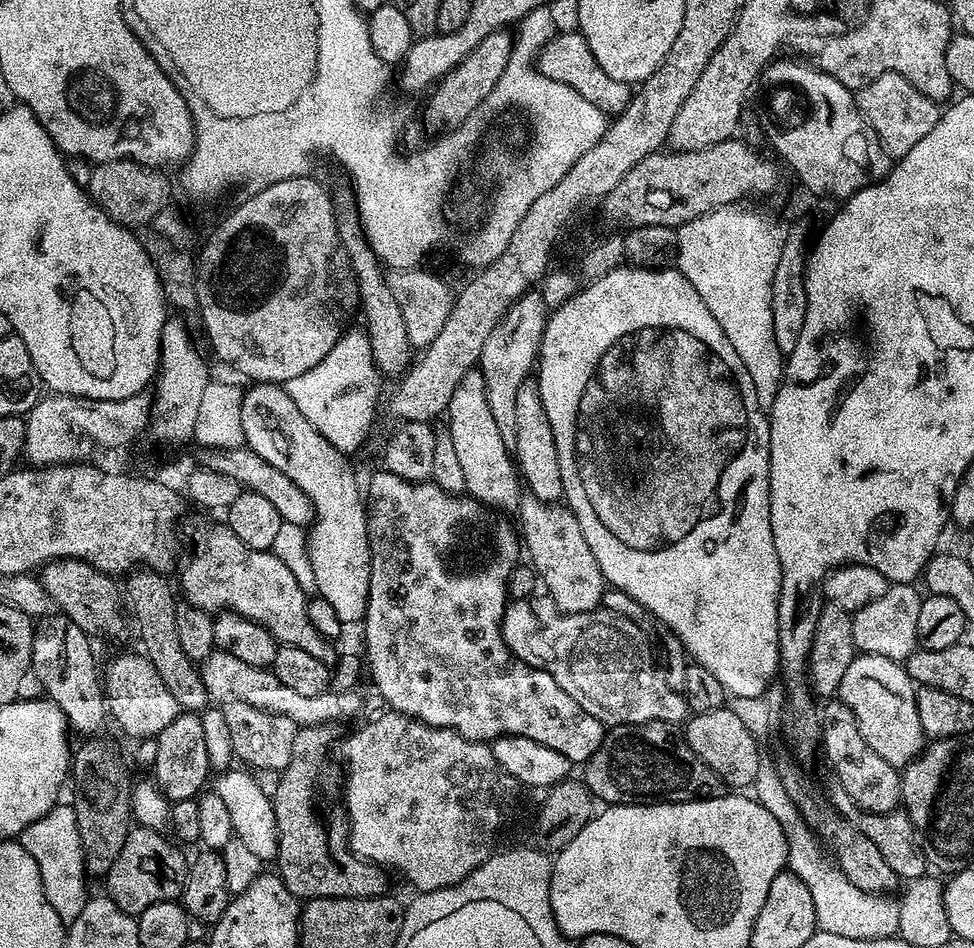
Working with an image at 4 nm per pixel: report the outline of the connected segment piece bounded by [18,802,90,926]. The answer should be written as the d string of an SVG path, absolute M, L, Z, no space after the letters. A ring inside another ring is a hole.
M57 803L55 808L50 809L42 818L38 818L38 822L26 826L26 830L20 833L18 842L27 850L30 858L34 858L34 862L38 862L38 874L42 874L42 890L46 890L46 898L50 901L50 906L54 906L54 914L58 914L58 918L66 926L72 924L74 918L78 918L78 914L82 914L82 906L86 906L86 902L90 898L90 891L88 892L90 877L84 871L82 838L78 834L76 811L73 810L71 803Z

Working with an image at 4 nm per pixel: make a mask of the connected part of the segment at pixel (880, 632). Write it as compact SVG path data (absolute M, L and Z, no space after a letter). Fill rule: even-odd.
M915 583L892 584L882 598L862 606L852 618L854 626L854 646L857 653L881 656L897 662L907 661L918 648L918 610L922 592Z

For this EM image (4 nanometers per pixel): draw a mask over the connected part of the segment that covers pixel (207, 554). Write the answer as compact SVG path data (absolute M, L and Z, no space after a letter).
M220 526L210 529L205 534L204 540L197 542L196 553L189 558L188 565L182 568L179 569L180 584L188 595L185 596L187 603L204 608L211 614L219 613L221 610L237 612L238 615L245 616L248 620L264 627L275 638L277 645L289 644L298 650L306 650L306 654L318 658L318 662L329 666L335 665L338 648L332 645L335 643L329 637L318 634L318 630L314 630L314 622L310 622L308 613L309 597L298 584L294 574L290 572L290 567L280 561L271 550L267 552L254 550L238 542L238 538L228 527Z

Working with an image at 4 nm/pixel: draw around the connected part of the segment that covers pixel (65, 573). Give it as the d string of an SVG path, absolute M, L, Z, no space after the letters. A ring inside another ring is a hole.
M61 558L52 560L39 569L40 584L50 594L53 605L63 615L69 616L89 637L116 636L124 628L124 612L120 609L121 585L115 584L107 572L100 572L84 560Z

